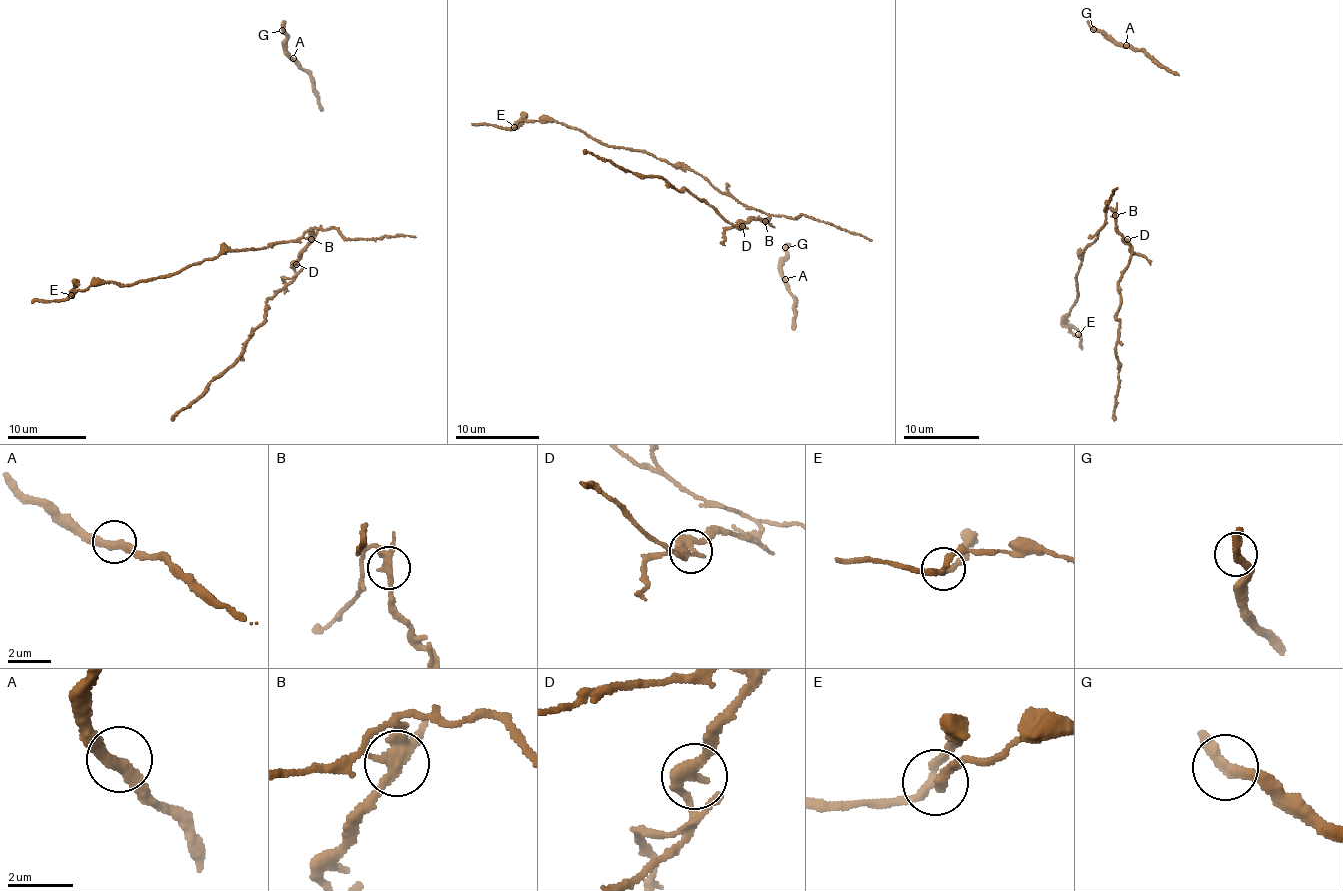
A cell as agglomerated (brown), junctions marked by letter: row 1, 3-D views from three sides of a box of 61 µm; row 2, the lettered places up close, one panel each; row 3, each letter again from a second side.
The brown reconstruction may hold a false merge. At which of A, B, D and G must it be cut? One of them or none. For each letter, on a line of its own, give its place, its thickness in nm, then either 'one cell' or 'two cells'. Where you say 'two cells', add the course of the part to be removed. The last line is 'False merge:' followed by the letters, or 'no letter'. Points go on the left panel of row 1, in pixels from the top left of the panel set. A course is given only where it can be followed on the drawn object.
A: at (293, 58); 320 nm thick; one cell
B: at (311, 239); 280 nm thick; two cells; foreign part runs (311, 240), (310, 230), (289, 241), (222, 251), (130, 285), (104, 284), (75, 289), (65, 300), (31, 302)
D: at (296, 264); 320 nm thick; one cell
G: at (282, 30); 300 nm thick; one cell
False merge: B

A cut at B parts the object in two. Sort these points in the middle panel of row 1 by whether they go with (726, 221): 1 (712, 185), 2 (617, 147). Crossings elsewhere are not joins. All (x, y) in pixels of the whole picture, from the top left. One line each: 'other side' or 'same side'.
1: other side
2: other side

